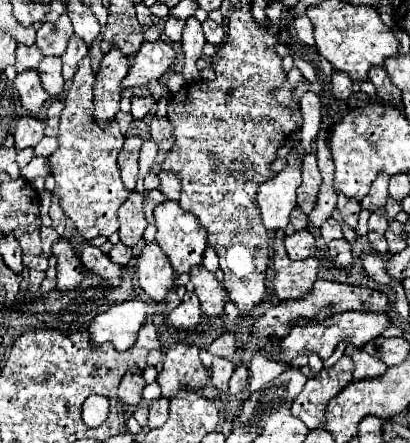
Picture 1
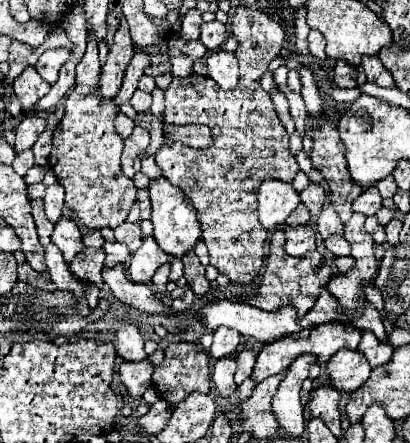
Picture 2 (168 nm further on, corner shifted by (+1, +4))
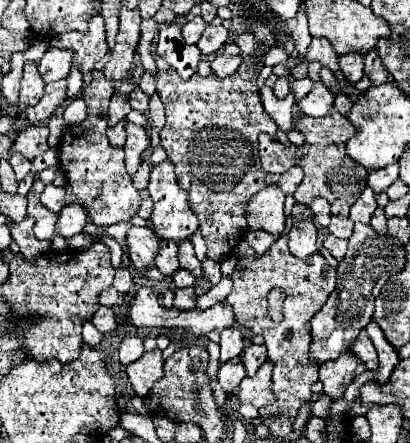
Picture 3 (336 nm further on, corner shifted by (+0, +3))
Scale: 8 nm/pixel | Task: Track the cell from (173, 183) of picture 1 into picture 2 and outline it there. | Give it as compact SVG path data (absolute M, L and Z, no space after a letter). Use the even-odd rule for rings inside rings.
M153 155L143 157L143 159L141 159L141 163L143 163L141 171L143 171L149 179L155 179L155 177L159 177L159 175L161 175L161 171L157 169L157 163L155 163L155 157L153 157Z

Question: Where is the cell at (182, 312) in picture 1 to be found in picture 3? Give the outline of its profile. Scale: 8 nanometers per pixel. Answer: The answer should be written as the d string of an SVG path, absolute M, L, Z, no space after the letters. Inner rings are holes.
M178 288L174 292L174 308L178 310L192 310L196 306L194 288Z

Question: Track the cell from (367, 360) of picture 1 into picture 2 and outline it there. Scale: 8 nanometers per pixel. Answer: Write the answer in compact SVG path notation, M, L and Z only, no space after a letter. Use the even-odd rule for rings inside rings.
M341 349L327 361L327 373L331 379L331 385L341 393L353 393L359 389L371 373L369 361L359 351Z

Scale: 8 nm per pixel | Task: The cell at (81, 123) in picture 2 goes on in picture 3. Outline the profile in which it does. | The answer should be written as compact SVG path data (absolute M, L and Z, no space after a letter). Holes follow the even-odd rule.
M92 72L92 82L84 84L82 100L86 102L88 116L84 122L68 126L58 144L60 170L64 172L68 186L80 206L88 212L88 218L96 226L112 226L118 222L130 222L140 206L140 194L132 184L132 178L124 170L124 150L112 146L106 136L108 128L108 104L114 94L114 82L108 82L102 72Z

